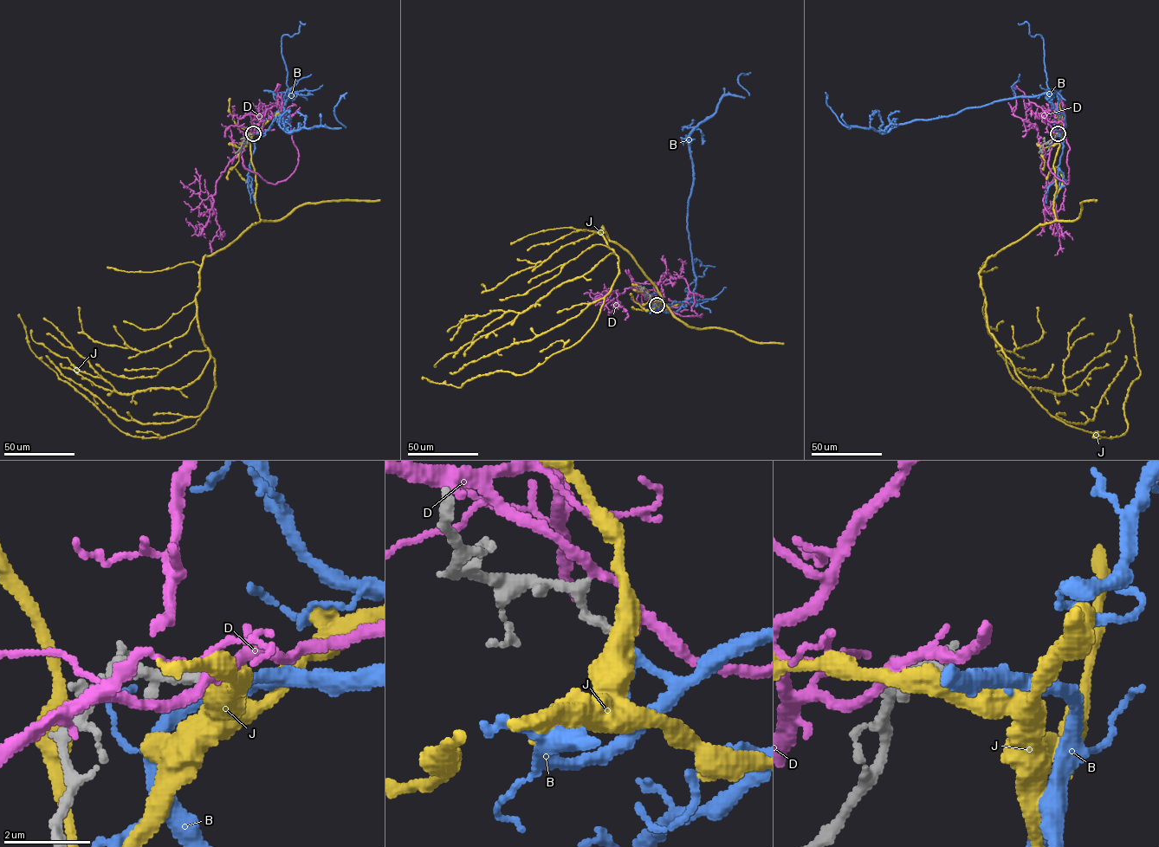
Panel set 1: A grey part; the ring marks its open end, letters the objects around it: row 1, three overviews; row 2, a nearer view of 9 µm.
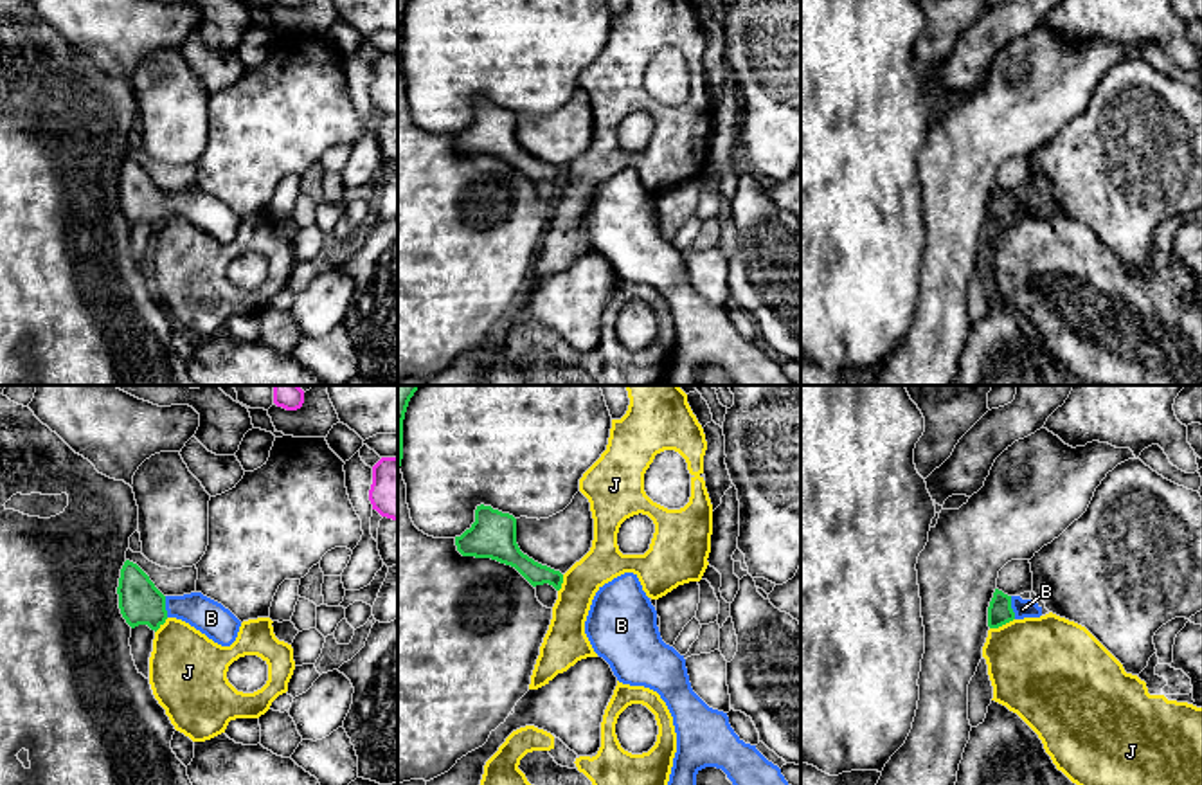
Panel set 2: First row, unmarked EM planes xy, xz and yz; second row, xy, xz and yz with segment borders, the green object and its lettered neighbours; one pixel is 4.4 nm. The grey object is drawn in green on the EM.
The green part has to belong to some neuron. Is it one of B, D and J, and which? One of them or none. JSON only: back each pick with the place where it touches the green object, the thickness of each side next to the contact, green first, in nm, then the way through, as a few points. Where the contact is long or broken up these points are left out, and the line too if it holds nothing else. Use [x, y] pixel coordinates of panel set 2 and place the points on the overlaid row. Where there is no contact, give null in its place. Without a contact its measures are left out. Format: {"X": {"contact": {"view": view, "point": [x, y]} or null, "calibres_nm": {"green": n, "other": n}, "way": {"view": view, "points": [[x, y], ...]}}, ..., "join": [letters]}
{"B": {"contact": {"view": "yz", "point": [1010, 607]}, "calibres_nm": {"green": 110, "other": 80}, "way": {"view": "yz", "points": [[999, 613], [1010, 607], [1022, 609]]}}, "join": ["B"]}

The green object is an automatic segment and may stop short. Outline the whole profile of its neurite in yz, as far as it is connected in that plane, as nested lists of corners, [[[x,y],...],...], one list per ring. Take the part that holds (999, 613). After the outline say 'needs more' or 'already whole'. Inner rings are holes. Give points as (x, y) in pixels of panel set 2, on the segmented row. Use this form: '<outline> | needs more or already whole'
[[[995,589],[988,607],[988,627],[999,628],[1013,619],[1040,618],[1042,607],[1033,600],[1022,600],[1020,596],[1008,596]]] | needs more

